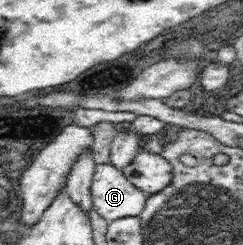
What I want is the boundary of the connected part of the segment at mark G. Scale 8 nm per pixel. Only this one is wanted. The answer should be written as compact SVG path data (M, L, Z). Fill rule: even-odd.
M96 164L91 183L93 208L108 222L142 213L148 195L138 189L123 170L112 164Z

